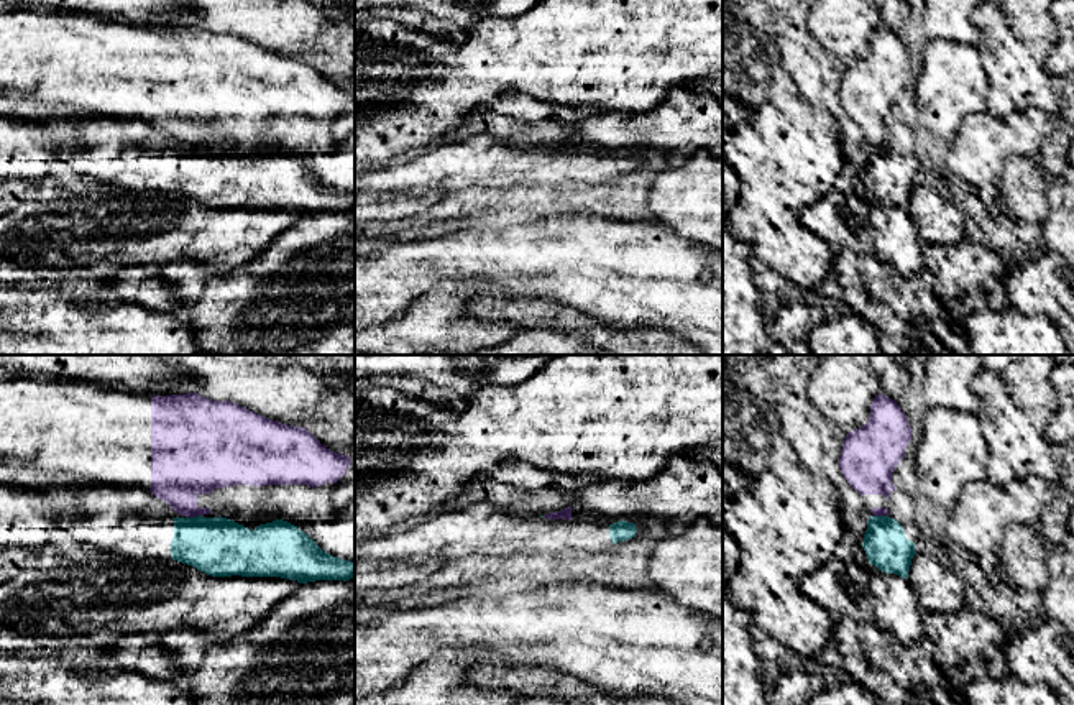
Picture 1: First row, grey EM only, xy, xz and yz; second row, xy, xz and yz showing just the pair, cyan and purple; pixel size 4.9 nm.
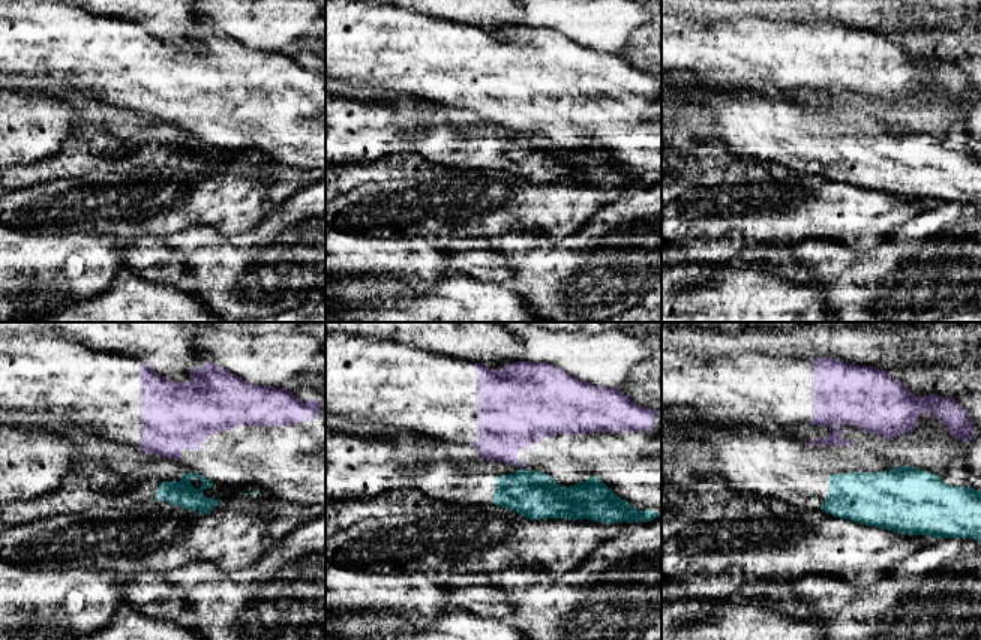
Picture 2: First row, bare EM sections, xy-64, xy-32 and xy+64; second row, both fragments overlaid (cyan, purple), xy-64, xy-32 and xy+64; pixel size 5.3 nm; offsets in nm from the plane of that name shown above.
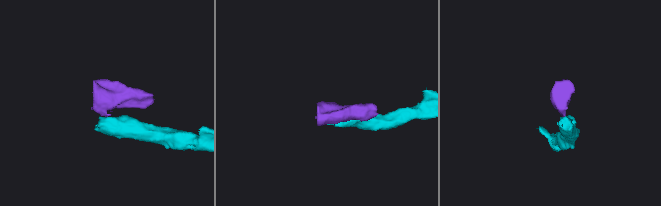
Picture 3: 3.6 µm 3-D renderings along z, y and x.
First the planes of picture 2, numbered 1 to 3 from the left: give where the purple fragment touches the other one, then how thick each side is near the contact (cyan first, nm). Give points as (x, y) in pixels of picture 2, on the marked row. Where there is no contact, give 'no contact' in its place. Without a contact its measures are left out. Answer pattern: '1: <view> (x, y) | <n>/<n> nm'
1: no contact
2: no contact
3: no contact

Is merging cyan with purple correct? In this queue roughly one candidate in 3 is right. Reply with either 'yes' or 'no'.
no

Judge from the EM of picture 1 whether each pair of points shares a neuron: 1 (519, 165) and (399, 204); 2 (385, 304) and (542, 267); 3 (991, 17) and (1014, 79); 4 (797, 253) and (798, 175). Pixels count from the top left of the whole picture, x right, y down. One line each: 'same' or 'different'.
1: different
2: same
3: same
4: same

